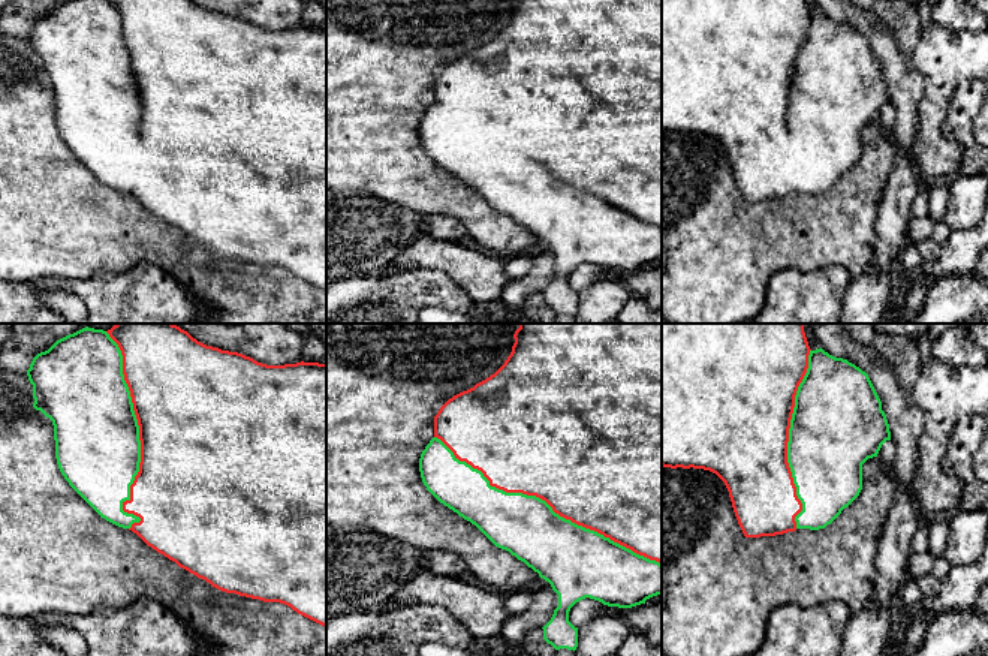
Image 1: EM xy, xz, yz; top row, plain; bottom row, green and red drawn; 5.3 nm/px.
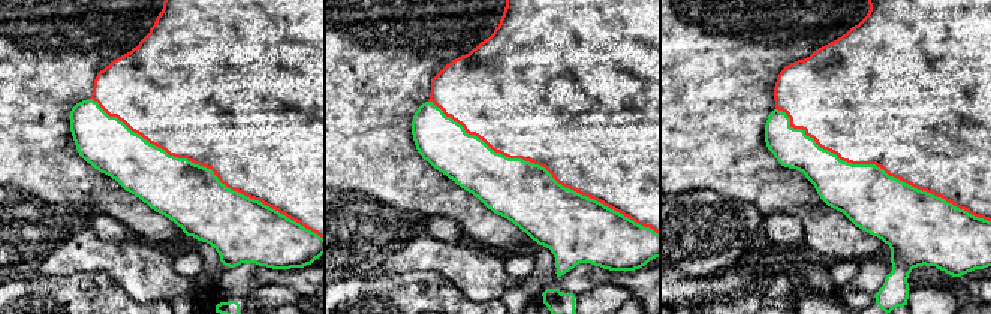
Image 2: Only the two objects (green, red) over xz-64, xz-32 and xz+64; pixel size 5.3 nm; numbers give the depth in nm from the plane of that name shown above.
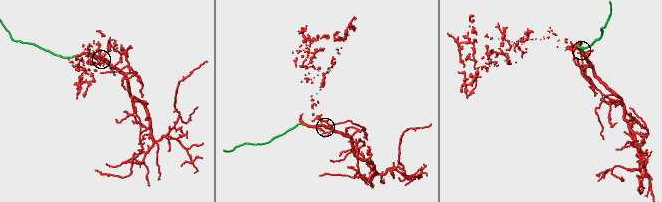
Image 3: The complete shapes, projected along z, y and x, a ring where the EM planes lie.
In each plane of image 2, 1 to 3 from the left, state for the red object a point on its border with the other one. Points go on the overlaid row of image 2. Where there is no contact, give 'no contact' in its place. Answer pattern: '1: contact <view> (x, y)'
1: contact xz-64 (208, 169)
2: contact xz-32 (544, 168)
3: contact xz+64 (879, 168)

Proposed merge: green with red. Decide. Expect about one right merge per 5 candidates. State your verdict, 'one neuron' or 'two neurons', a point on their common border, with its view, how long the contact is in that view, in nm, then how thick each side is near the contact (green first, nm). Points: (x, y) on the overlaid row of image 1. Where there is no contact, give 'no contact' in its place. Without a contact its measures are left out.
one neuron; contact xz (547, 503); length 1400 nm; calibres 340 and 500 nm

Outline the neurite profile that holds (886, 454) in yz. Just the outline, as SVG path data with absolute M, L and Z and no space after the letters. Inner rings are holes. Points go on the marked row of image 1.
M886 440L879 454L877 454L877 460L880 461L880 464L891 470L892 469L892 463L895 460L895 445L892 443L892 440Z

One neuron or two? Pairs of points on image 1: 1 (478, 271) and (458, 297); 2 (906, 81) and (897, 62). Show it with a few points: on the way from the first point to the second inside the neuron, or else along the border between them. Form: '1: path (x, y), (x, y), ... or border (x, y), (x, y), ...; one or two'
1: border (434, 270), (445, 271), (472, 298), (487, 303); two
2: path (901, 77), (897, 72), (897, 66); one

